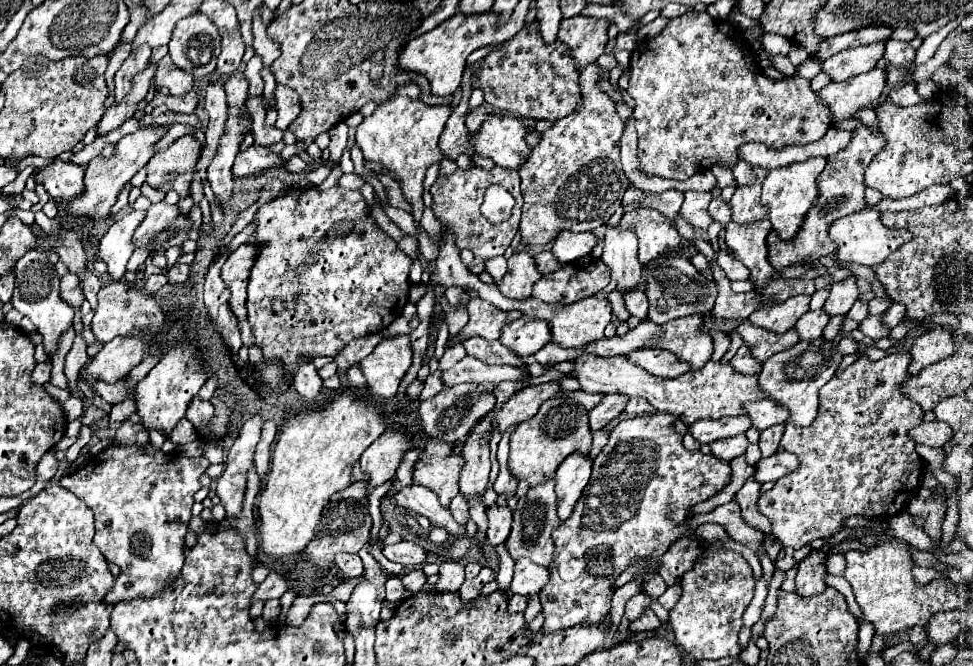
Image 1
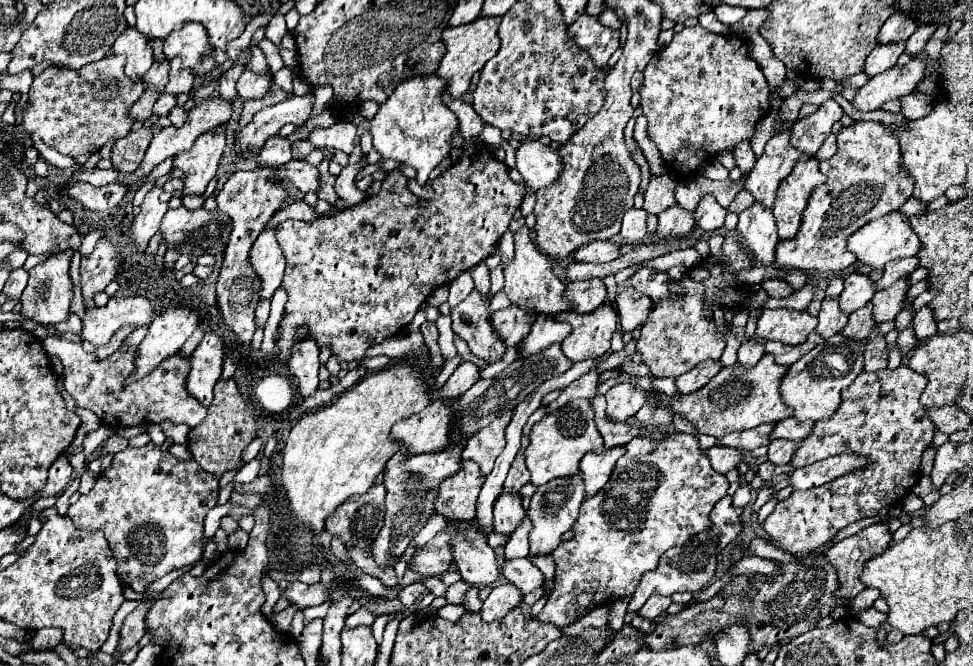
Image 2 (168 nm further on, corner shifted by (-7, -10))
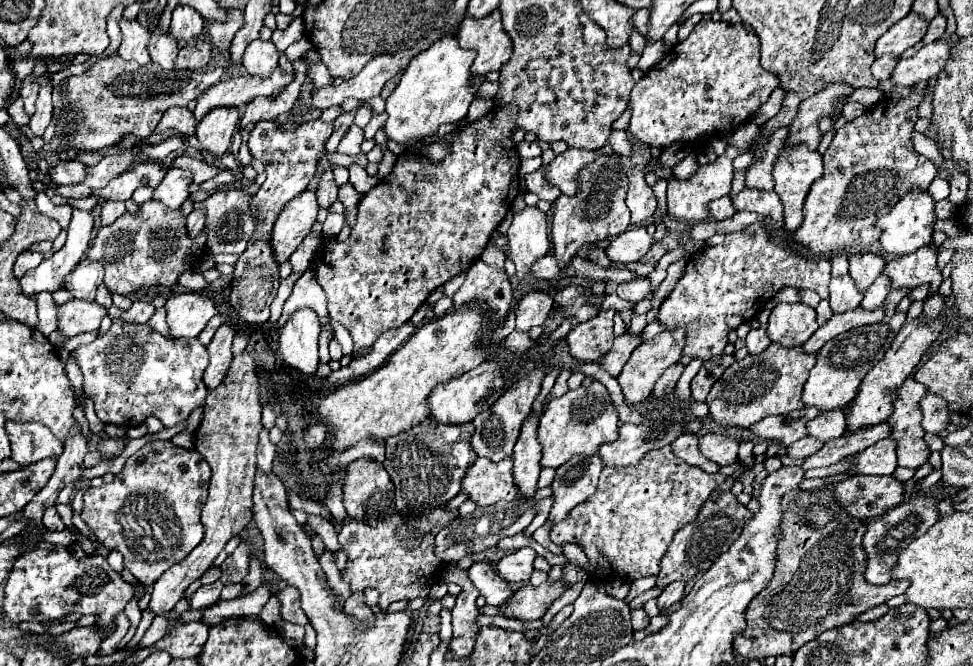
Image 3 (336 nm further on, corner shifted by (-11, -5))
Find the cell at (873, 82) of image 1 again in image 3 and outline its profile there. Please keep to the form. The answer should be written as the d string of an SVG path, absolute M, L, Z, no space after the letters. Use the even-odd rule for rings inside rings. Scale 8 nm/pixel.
M944 38L932 44L924 44L920 52L914 54L912 58L906 58L906 60L900 58L892 74L892 82L896 86L912 86L918 80L938 78L938 74L950 60L950 54L952 54L952 46Z

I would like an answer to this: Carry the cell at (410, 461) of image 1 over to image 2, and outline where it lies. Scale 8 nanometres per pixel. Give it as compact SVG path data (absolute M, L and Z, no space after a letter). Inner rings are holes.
M448 445L444 451L414 455L412 459L404 459L404 453L398 451L386 463L384 469L384 485L386 485L386 513L384 527L380 529L376 541L372 543L372 557L380 567L386 567L394 557L400 557L412 537L426 525L430 515L434 513L432 503L436 499L436 487L448 475L454 475L460 469L462 445Z

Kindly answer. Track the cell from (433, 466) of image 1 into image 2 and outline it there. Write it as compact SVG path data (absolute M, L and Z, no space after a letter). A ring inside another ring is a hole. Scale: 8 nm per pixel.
M462 461L462 469L440 483L434 503L436 513L456 521L474 519L476 495L480 493L482 481L480 467L474 461Z

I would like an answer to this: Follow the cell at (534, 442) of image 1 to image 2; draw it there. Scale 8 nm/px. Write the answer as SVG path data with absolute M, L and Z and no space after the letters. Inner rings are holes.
M574 399L572 403L560 407L560 411L554 411L552 415L546 415L542 421L538 421L532 427L530 433L530 445L524 451L526 467L532 475L530 483L536 487L546 485L548 481L556 477L568 477L578 471L578 461L588 453L602 453L604 443L600 433L594 425L594 411L590 407L590 401L586 399Z

